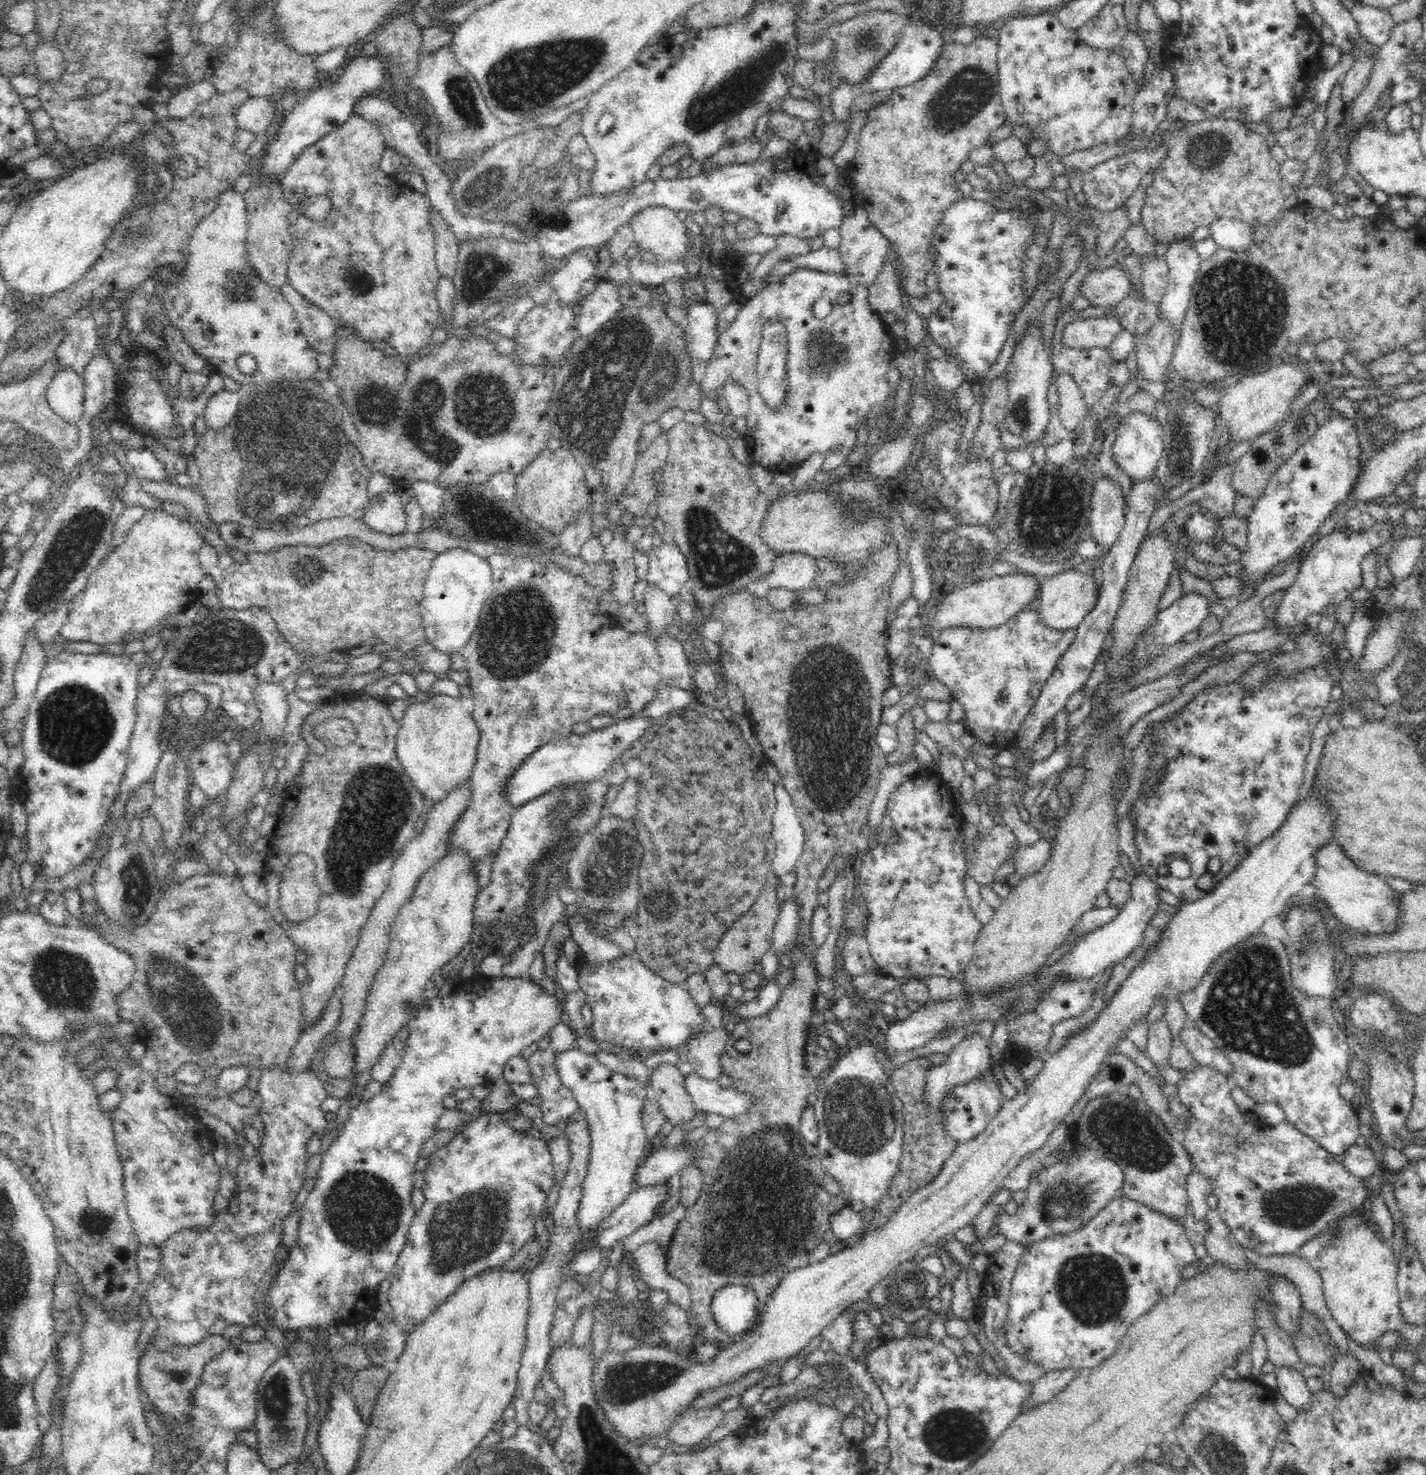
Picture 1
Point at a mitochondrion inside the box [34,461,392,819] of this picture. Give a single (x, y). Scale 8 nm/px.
(74, 724)

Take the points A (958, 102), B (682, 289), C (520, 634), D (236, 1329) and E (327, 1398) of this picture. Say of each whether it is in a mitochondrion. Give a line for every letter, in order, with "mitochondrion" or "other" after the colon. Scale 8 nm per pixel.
A: mitochondrion
B: other
C: mitochondrion
D: other
E: other

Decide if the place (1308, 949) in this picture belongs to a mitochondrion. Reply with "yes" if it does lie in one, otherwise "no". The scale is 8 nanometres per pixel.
yes

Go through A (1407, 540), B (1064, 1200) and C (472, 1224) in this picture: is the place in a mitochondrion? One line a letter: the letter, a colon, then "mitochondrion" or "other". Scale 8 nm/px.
A: other
B: mitochondrion
C: mitochondrion

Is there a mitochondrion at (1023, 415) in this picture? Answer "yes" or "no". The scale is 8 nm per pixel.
yes

